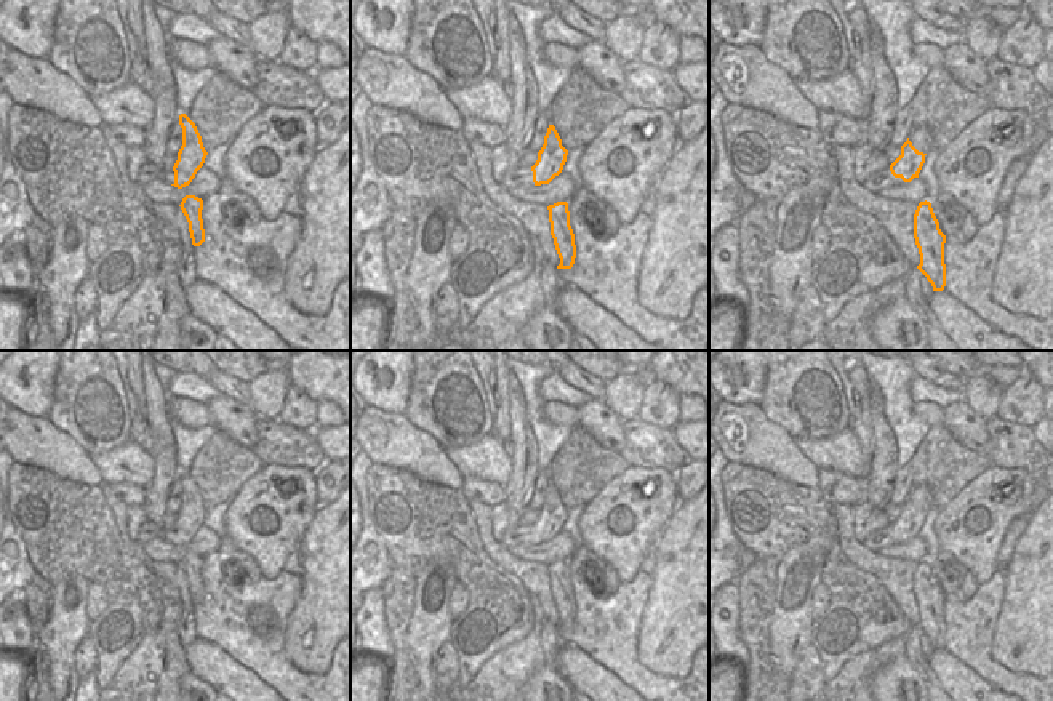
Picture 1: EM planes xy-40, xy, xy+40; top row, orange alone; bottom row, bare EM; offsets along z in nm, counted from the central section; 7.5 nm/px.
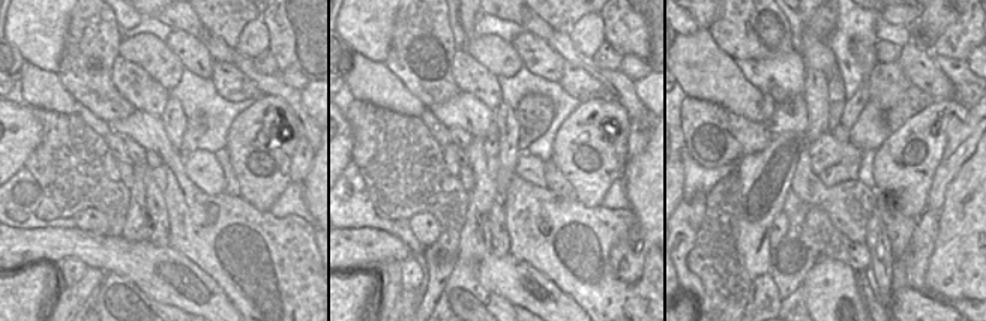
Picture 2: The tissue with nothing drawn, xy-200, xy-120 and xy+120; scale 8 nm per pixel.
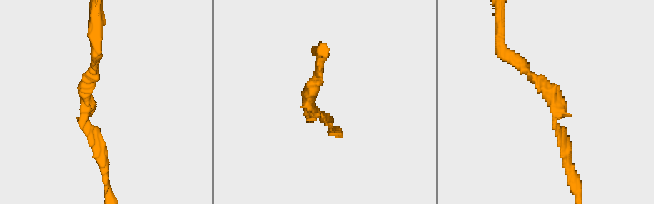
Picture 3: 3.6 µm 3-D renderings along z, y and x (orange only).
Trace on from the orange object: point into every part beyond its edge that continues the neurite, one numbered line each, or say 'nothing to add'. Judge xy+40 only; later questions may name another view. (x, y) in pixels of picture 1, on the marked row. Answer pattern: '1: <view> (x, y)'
nothing to add

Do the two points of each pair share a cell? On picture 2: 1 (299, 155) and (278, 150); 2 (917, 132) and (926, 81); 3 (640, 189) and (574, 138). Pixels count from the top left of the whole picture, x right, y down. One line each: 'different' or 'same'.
1: different
2: different
3: different

